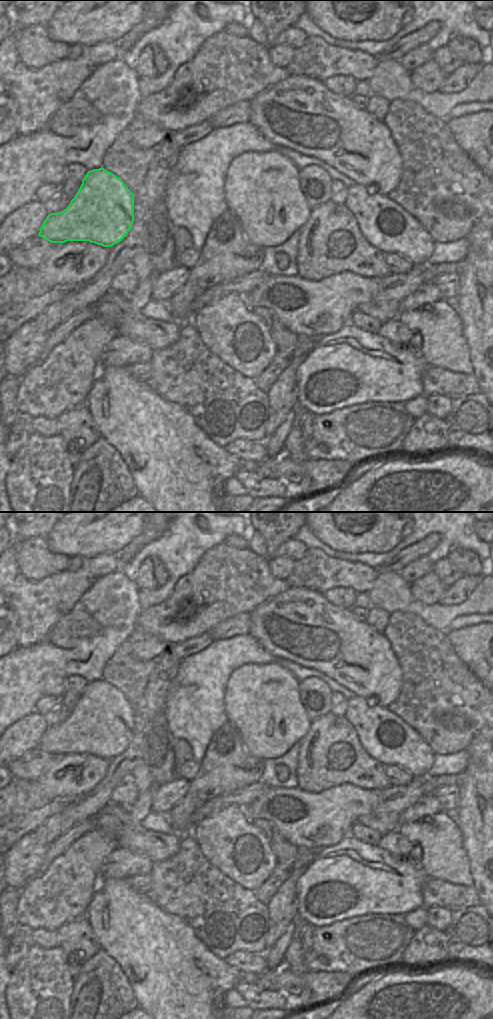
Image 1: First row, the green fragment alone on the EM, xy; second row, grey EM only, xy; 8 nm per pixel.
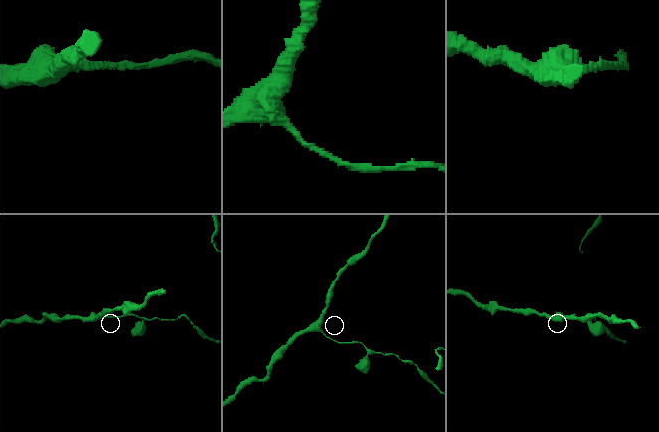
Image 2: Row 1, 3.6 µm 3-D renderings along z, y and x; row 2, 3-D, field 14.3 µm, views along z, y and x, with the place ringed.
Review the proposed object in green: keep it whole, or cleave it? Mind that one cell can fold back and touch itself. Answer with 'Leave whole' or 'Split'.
Split.

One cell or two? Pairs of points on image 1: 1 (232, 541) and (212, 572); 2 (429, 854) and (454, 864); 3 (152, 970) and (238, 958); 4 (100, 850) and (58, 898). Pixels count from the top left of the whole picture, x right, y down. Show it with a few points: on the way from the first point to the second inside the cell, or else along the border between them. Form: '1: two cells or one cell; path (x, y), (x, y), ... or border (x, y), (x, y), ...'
1: two cells; border (224, 542), (235, 548), (247, 549)
2: one cell; path (435, 854), (441, 854), (448, 861)
3: two cells; border (223, 959), (244, 972)
4: one cell; path (88, 862), (66, 886)

